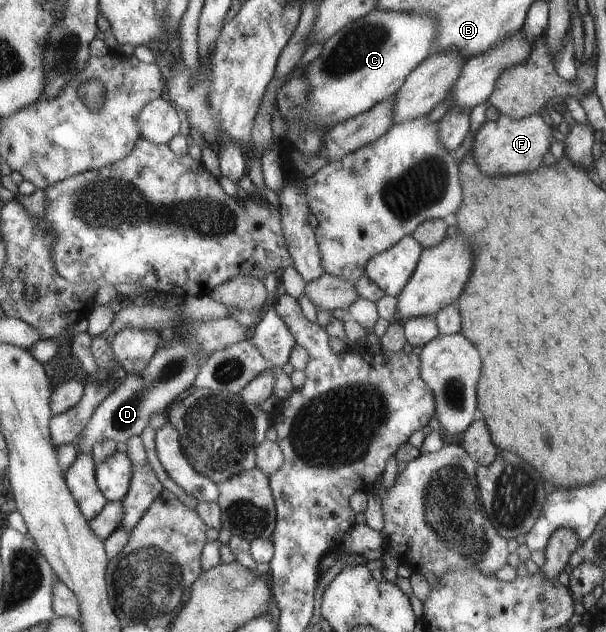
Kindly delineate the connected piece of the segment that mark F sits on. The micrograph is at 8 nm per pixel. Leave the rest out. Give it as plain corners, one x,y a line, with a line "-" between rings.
539,113
512,119
499,115
495,121
485,121
474,132
471,154
479,164
483,174
515,174
515,172
533,172
541,164
543,155
551,144
551,128
545,124

